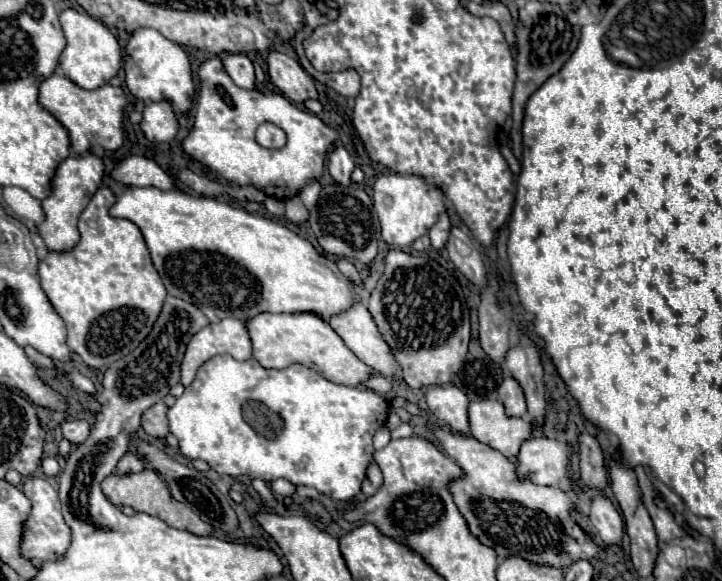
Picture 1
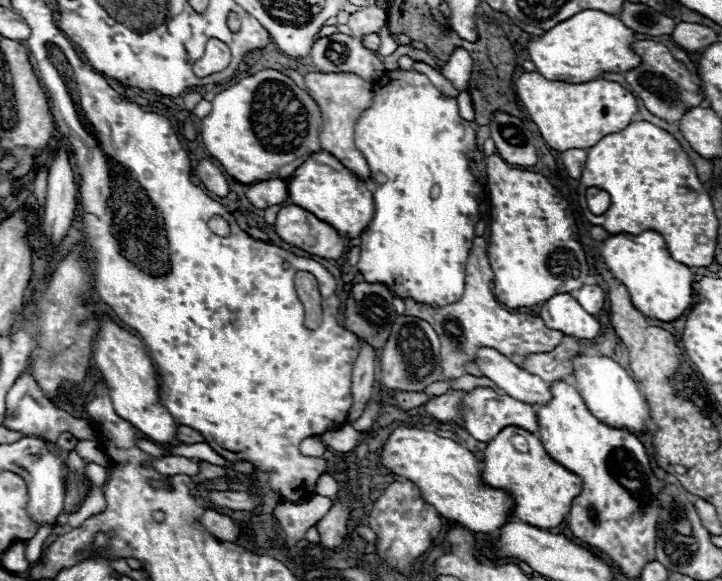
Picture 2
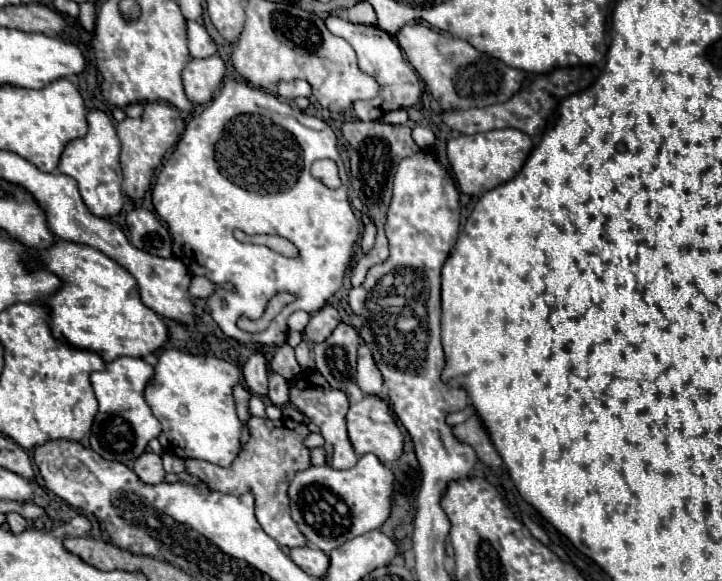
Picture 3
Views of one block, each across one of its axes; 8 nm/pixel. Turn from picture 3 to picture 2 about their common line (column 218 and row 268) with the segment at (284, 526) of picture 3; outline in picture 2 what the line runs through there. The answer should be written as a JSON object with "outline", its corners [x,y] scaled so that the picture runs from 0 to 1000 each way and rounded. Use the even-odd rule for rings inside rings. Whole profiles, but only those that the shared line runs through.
{"outline":[[[657,413],[651,444],[645,454],[645,499],[640,513],[629,523],[618,523],[609,530],[579,523],[571,513],[562,513],[562,540],[565,544],[582,544],[584,551],[593,551],[612,589],[612,644],[615,651],[634,651],[645,637],[643,630],[659,616],[659,602],[673,596],[684,599],[693,609],[704,613],[712,627],[723,627],[726,613],[742,609],[742,606],[762,606],[770,599],[770,592],[778,589],[781,575],[773,568],[765,568],[753,558],[748,544],[734,540],[709,540],[690,516],[684,513],[679,489],[681,489],[681,458],[676,448],[676,413]]]}

